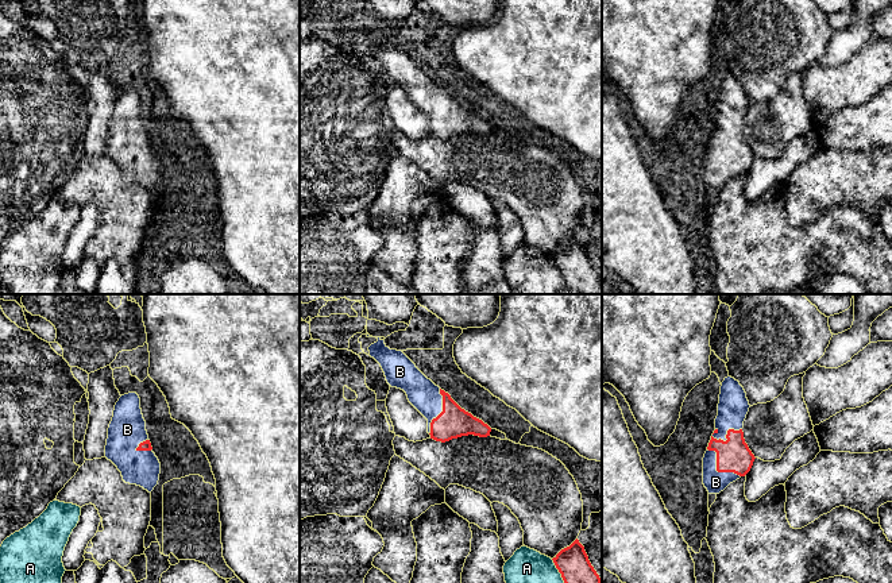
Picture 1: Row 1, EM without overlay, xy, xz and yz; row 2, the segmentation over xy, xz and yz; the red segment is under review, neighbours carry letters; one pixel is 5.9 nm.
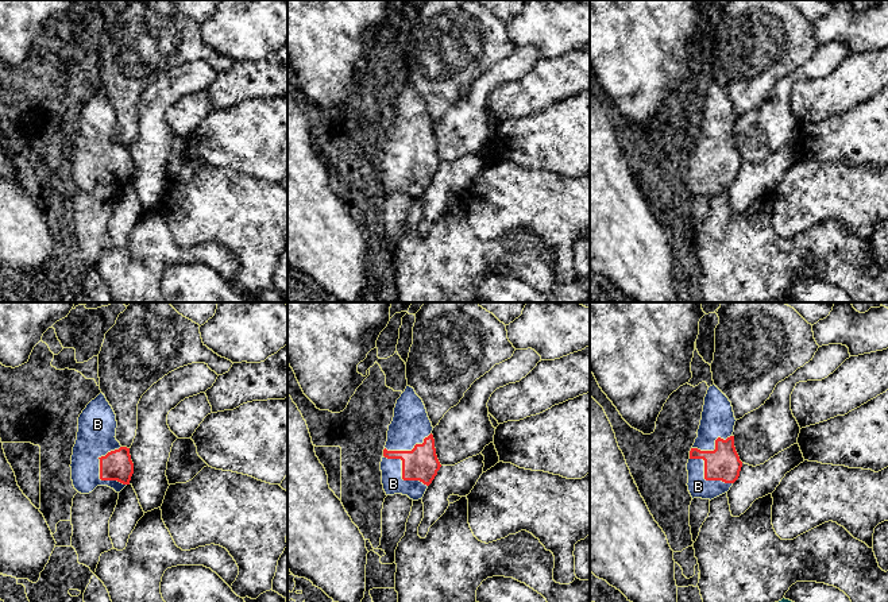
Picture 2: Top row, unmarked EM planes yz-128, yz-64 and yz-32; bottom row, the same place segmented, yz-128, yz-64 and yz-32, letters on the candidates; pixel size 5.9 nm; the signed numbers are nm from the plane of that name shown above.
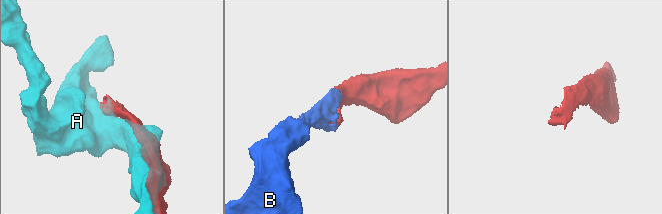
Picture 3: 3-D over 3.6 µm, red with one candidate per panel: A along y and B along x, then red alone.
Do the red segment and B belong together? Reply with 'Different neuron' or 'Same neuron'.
Same neuron

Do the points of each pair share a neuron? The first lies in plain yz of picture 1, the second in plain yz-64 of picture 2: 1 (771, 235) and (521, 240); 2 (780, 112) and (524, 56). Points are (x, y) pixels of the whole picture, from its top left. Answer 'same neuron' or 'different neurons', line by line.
1: same neuron
2: same neuron

